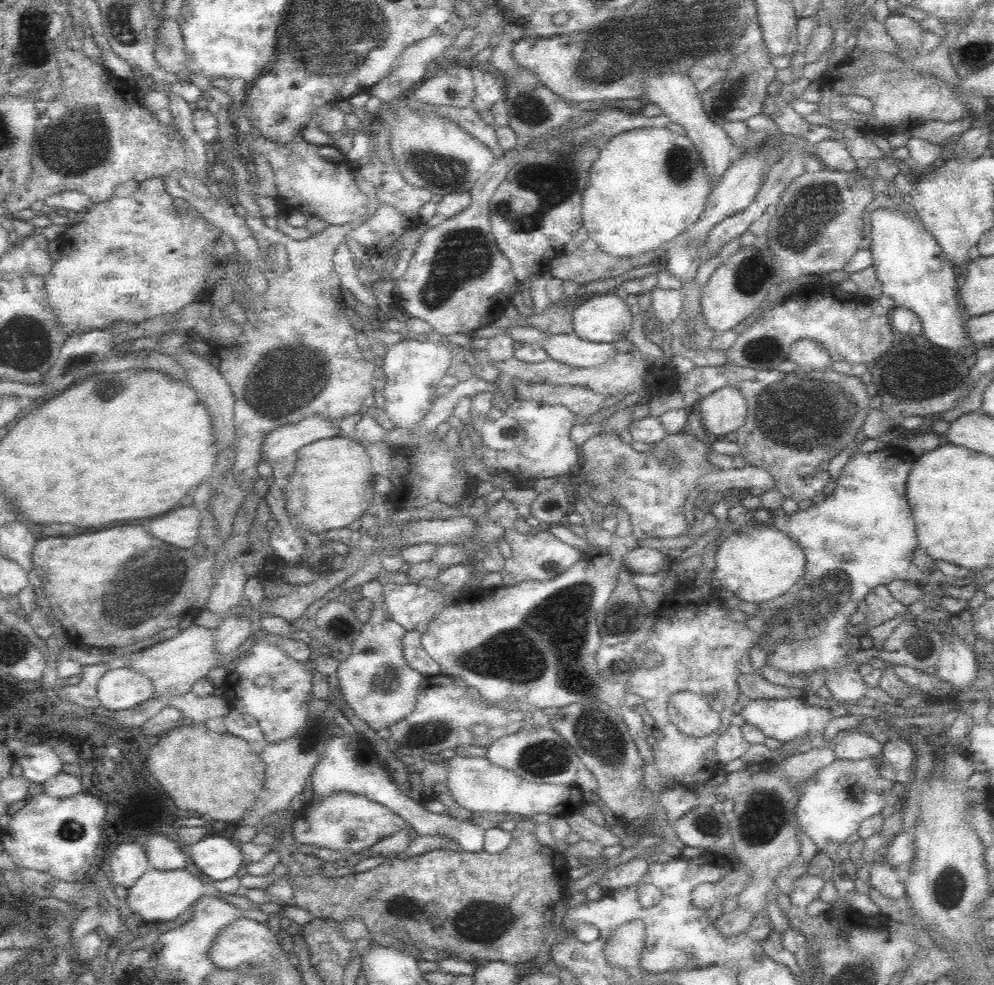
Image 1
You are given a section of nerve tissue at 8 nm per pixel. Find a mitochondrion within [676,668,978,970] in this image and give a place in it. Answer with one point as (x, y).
(950, 886)

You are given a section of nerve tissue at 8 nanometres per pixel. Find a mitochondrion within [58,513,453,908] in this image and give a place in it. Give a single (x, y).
(145, 582)

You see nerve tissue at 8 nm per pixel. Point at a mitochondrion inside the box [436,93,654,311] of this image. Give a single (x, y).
(553, 183)

